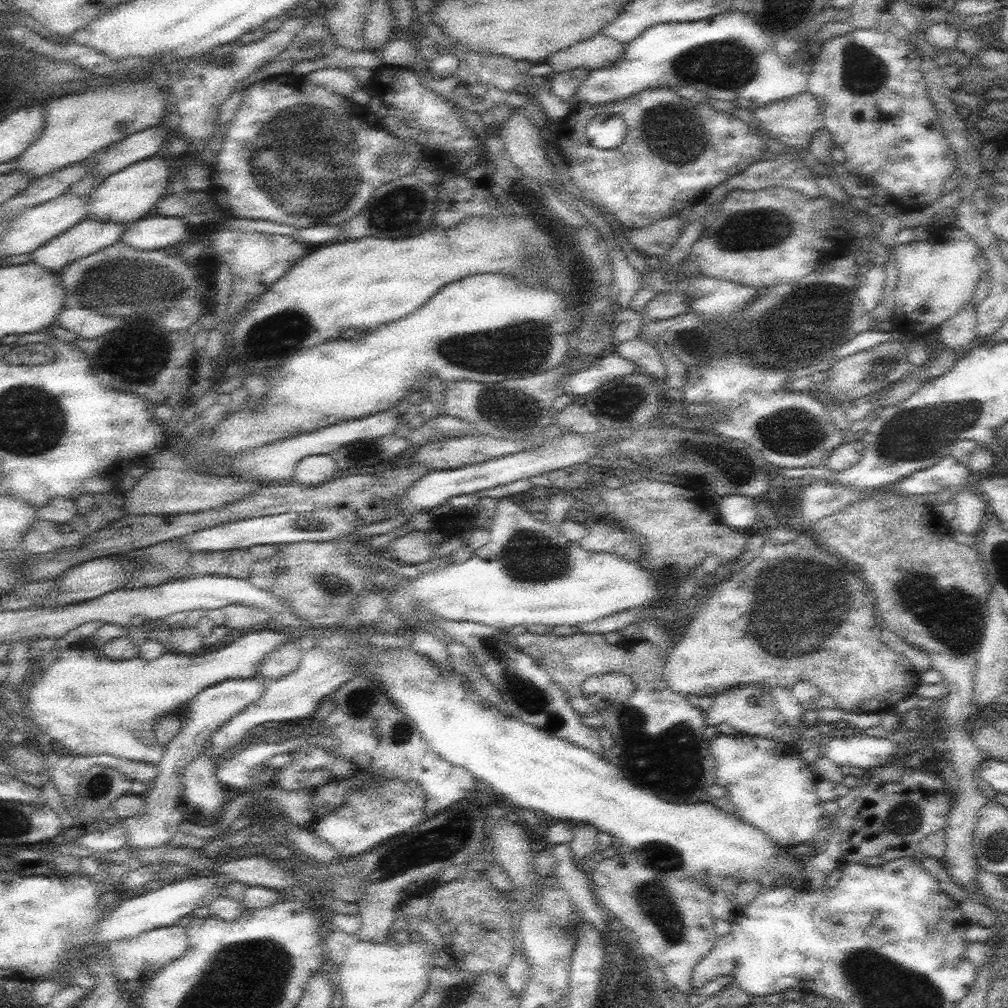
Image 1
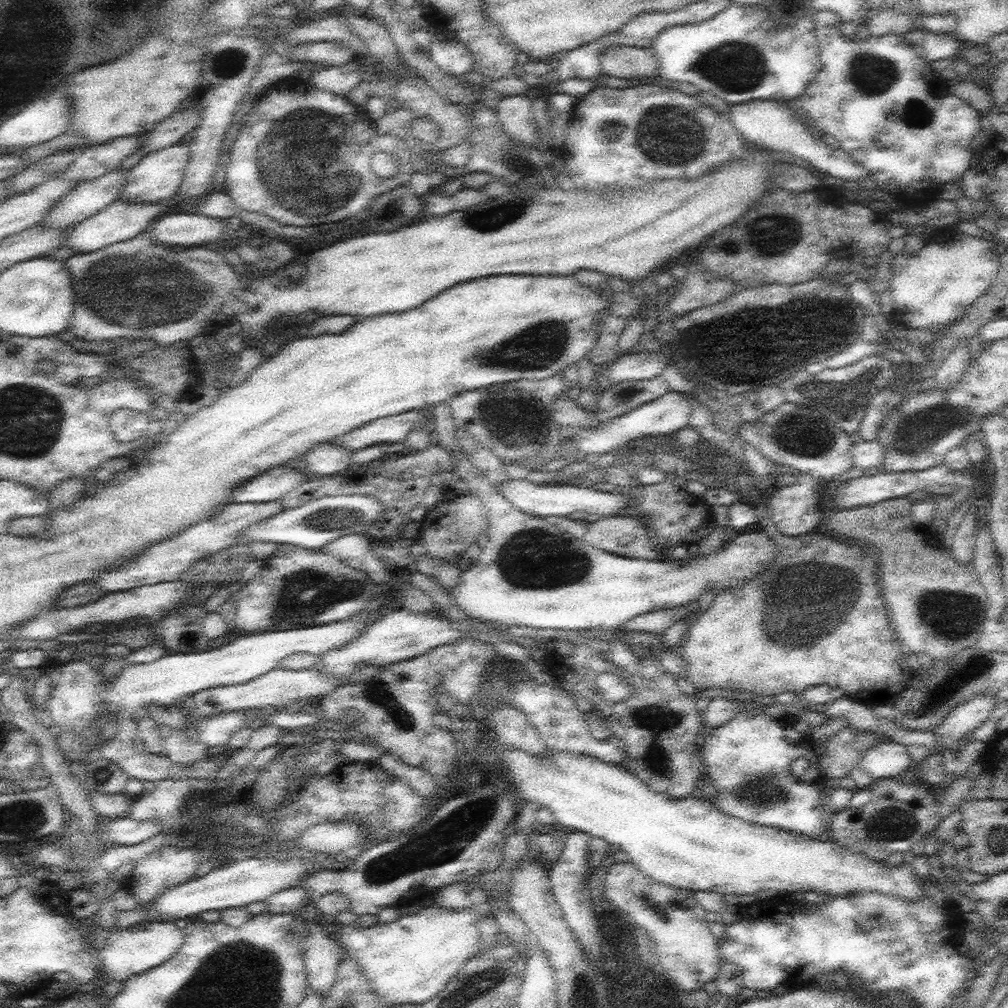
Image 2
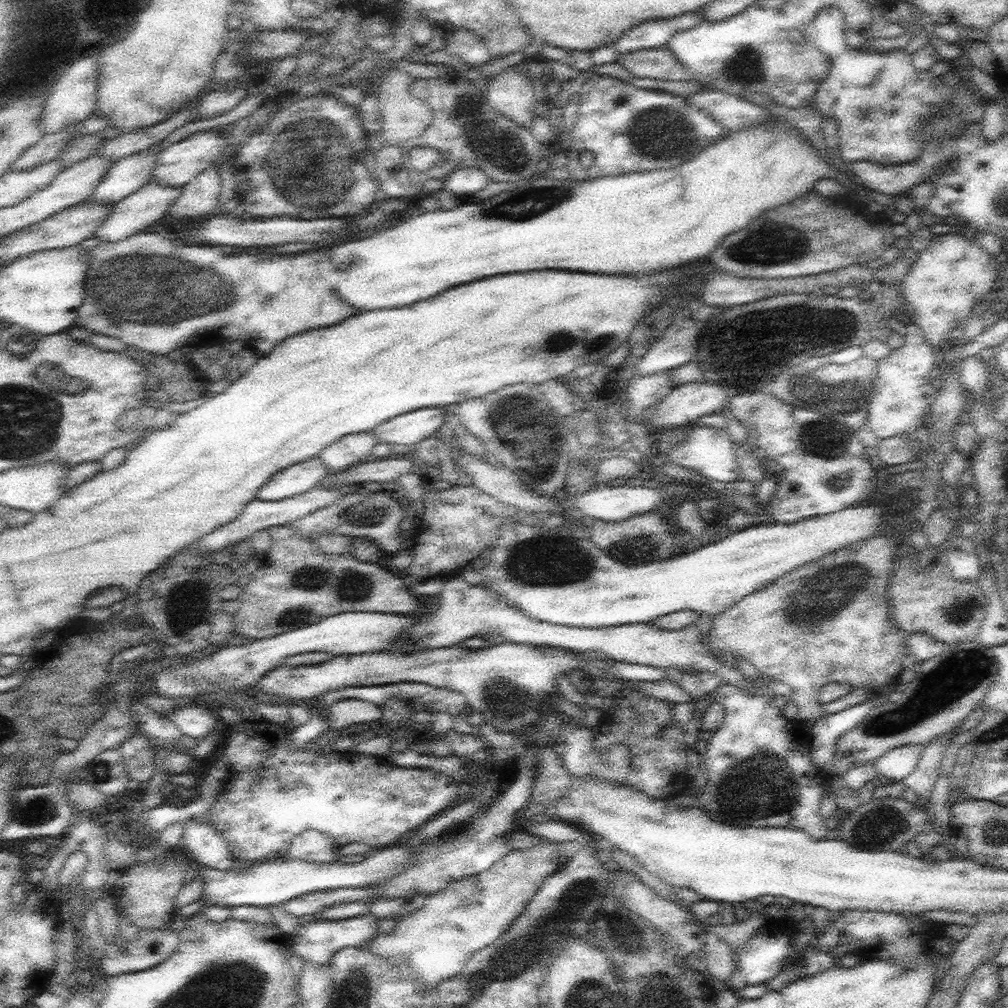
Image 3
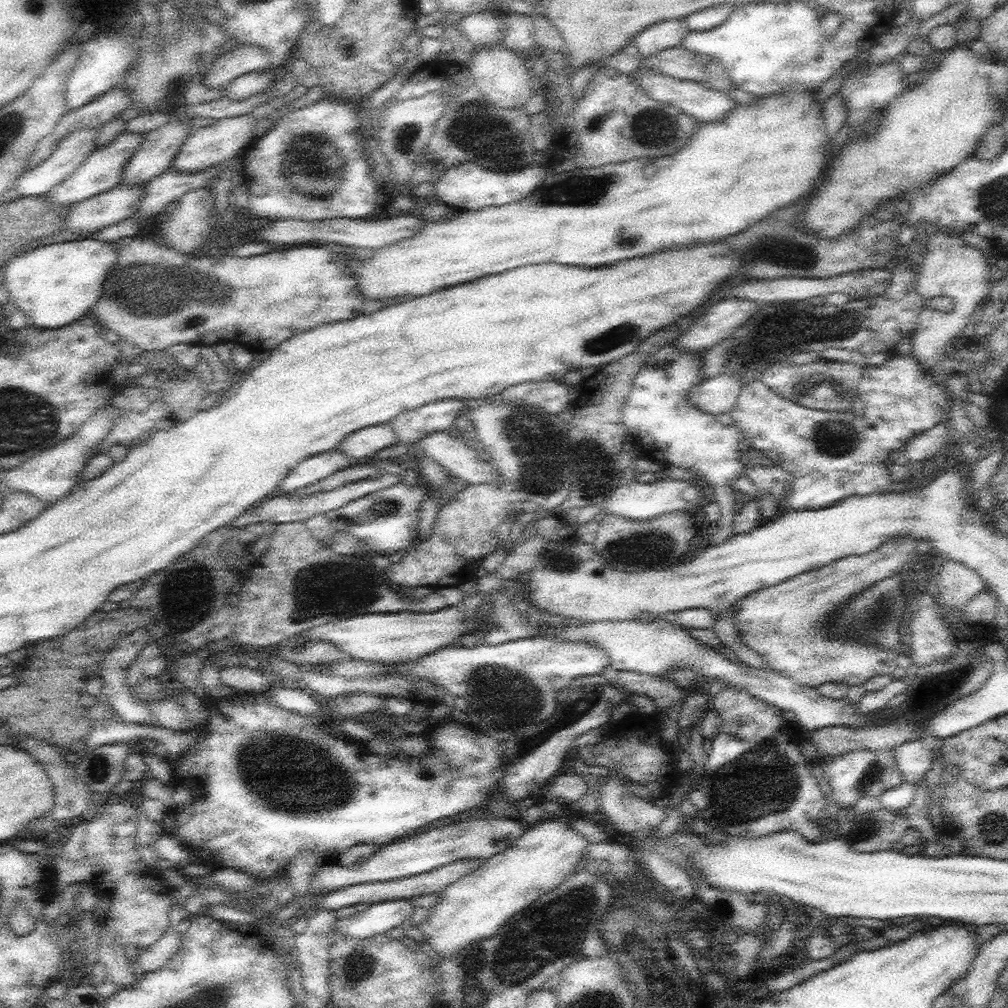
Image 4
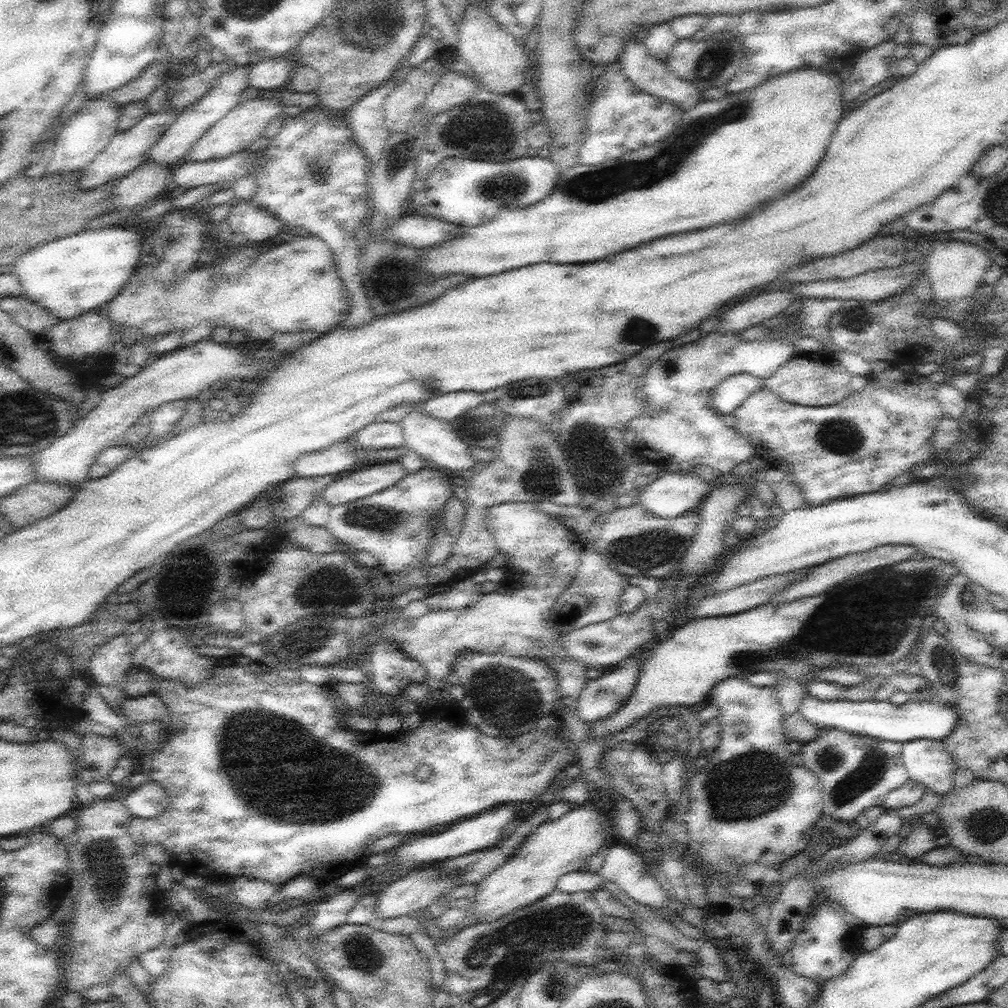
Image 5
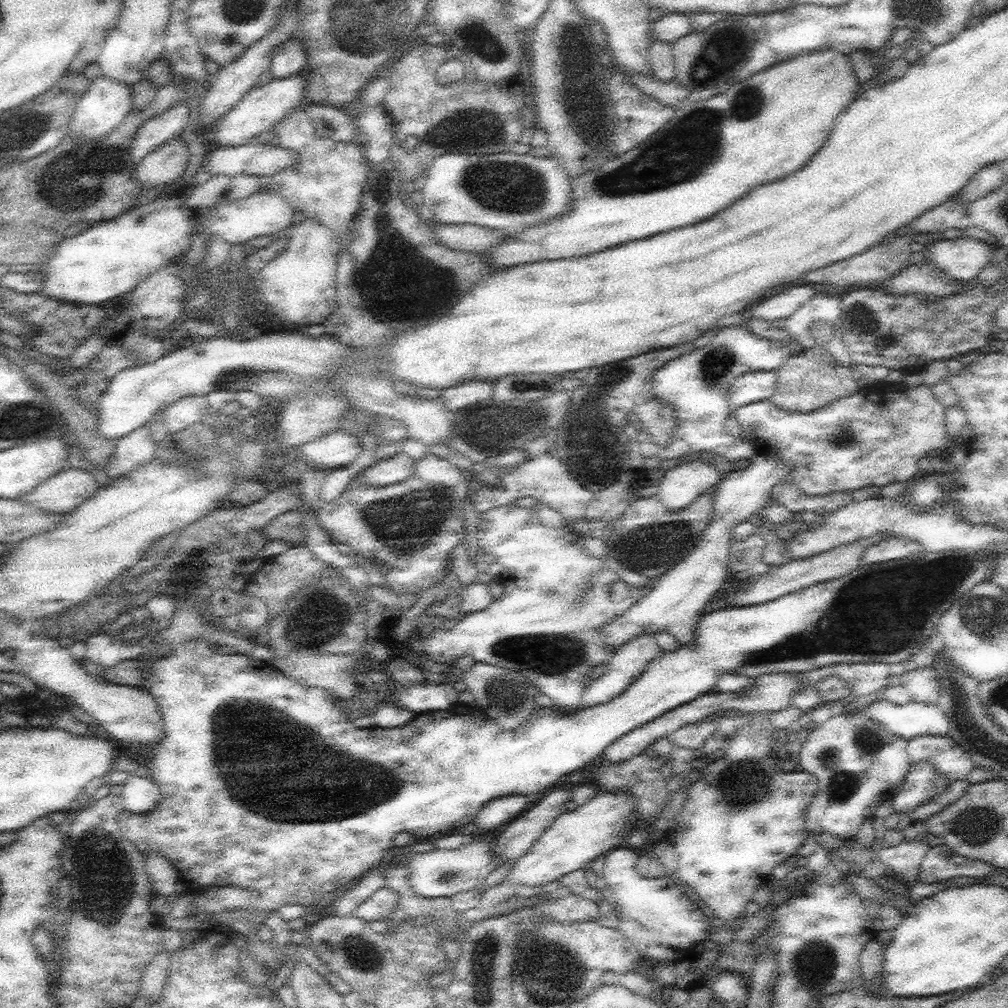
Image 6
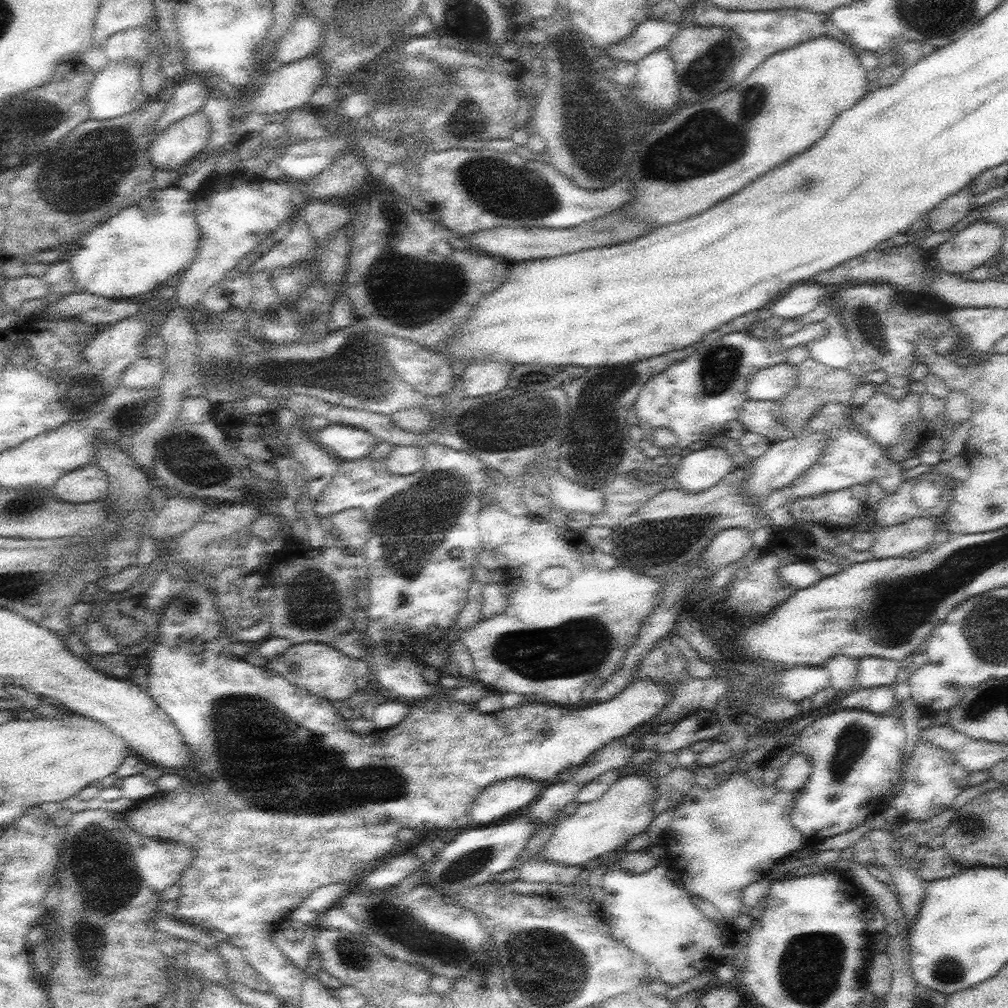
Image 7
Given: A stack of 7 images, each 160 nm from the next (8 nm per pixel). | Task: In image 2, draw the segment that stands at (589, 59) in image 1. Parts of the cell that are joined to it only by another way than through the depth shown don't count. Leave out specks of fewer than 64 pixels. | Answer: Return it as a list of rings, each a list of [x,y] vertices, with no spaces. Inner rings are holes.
[[[609,46],[601,54],[601,72],[626,79],[658,79],[659,62],[654,49],[636,46]]]

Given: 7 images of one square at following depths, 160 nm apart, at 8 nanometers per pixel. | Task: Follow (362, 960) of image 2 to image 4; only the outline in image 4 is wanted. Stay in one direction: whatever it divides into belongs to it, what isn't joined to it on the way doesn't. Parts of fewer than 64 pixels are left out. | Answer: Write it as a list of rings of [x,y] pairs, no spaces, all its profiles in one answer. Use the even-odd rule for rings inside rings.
[[[551,820],[527,826],[519,840],[504,852],[486,859],[476,871],[458,879],[440,892],[438,904],[429,908],[428,919],[417,925],[419,932],[425,936],[425,941],[421,944],[430,945],[439,954],[438,961],[441,961],[444,957],[461,953],[462,948],[466,948],[468,944],[496,936],[517,912],[529,907],[536,899],[574,875],[578,863],[586,856],[588,844],[580,825],[570,826],[560,820]]]

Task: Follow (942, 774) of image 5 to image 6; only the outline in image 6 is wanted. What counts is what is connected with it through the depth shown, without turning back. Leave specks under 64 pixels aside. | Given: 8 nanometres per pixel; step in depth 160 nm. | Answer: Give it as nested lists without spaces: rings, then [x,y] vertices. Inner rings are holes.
[[[948,734],[942,736],[922,735],[907,740],[911,764],[930,761],[938,772],[945,774],[951,784],[966,779],[974,770],[975,762],[970,753],[955,743]]]

